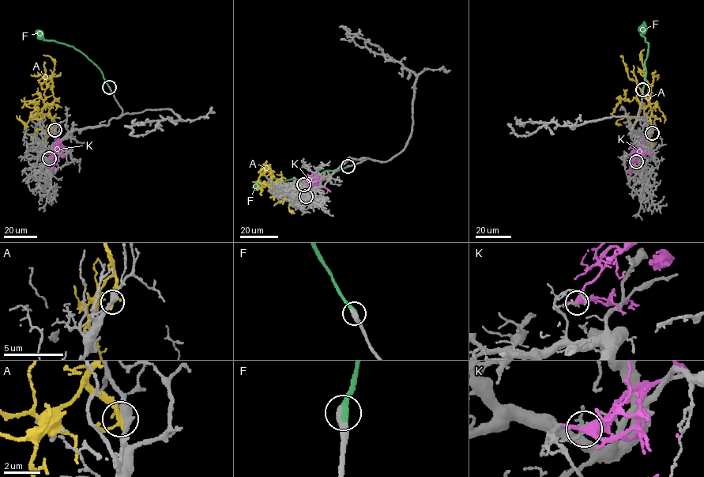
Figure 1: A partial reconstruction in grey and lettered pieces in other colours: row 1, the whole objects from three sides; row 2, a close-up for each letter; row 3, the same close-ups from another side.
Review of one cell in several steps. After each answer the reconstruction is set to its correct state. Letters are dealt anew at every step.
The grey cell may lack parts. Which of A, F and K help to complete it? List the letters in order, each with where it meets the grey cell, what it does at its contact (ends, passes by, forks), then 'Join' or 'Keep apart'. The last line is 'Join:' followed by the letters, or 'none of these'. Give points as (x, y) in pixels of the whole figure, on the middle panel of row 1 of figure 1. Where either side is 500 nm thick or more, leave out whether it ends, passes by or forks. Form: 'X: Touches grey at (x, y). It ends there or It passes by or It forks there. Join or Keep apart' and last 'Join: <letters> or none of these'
A: Touches grey at (306, 196). It passes by. Keep apart
F: Touches grey at (348, 166). It ends there. Join
K: Touches grey at (303, 184). It passes by. Keep apart
Join: F

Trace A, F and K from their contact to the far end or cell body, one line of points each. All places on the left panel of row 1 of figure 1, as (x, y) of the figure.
A: (54, 130), (49, 109), (46, 106), (39, 109), (33, 100), (37, 103), (26, 105), (35, 108), (33, 117)
F: (109, 87), (101, 71), (80, 52), (63, 43), (45, 40), (35, 31)
K: (49, 158), (59, 149), (69, 149)

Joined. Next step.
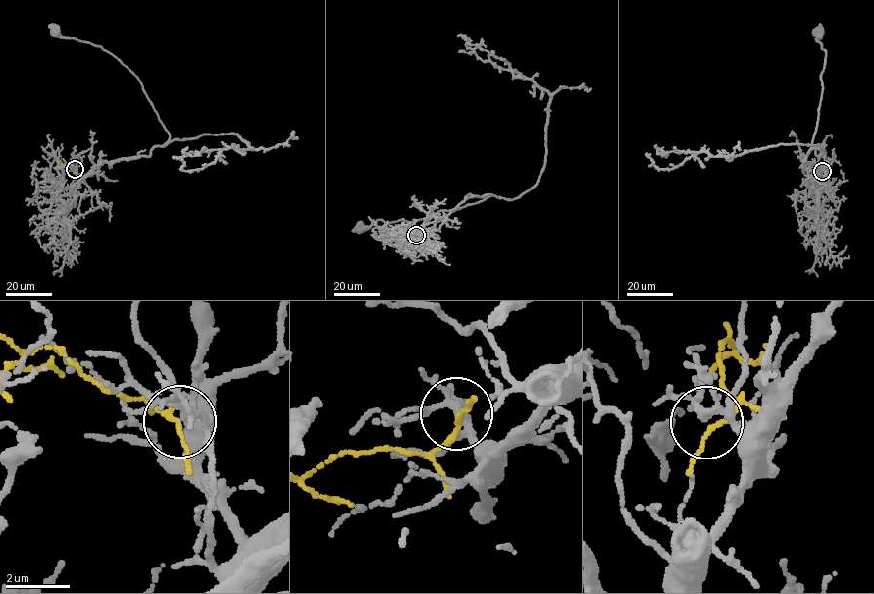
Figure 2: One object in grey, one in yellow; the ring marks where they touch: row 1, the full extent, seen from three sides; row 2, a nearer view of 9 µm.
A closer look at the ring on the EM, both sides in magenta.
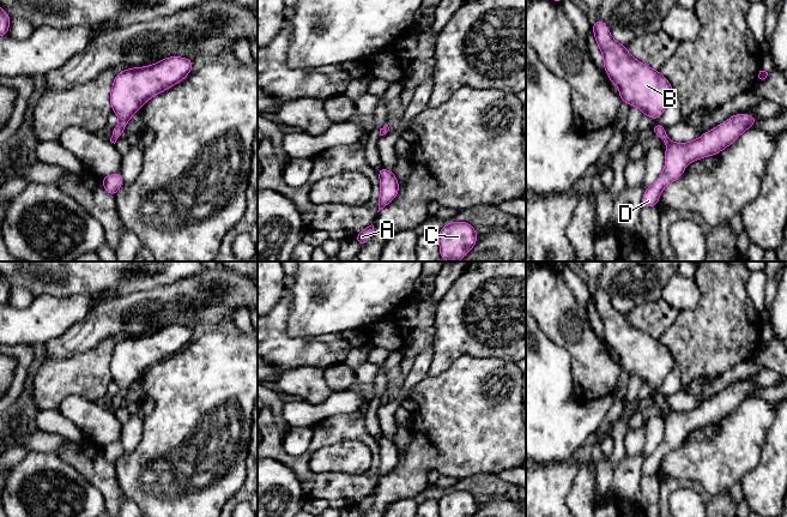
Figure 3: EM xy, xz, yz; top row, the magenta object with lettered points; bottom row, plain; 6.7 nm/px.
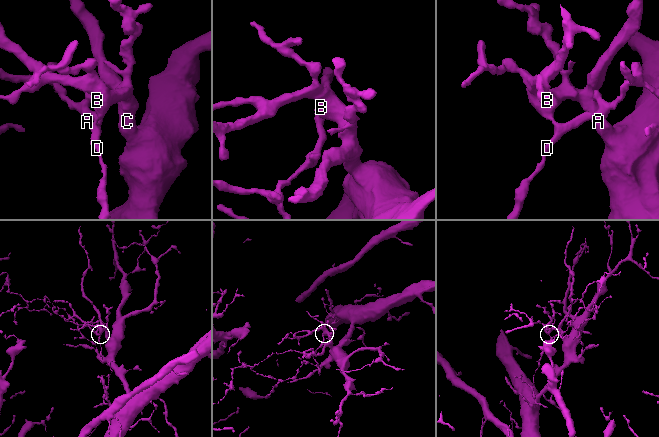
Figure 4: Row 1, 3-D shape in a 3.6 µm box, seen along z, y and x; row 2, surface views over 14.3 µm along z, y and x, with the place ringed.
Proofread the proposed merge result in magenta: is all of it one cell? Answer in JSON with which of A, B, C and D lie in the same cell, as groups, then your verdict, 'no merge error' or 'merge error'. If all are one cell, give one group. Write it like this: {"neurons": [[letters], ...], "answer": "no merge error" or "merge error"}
{"neurons": [["A", "B", "C", "D"]], "answer": "no merge error"}

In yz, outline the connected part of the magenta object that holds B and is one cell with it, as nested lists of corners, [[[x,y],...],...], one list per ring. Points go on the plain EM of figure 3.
[[[598,287],[592,295],[599,314],[606,343],[618,355],[619,367],[629,375],[636,374],[642,383],[659,387],[666,375],[674,369],[668,349],[648,333],[636,329],[625,314],[618,312],[606,293]]]

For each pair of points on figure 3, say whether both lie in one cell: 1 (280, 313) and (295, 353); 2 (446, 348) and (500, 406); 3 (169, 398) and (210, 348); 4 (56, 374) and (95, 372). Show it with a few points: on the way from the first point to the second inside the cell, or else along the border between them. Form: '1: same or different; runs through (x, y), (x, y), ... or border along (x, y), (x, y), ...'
1: same; runs through (280, 323), (280, 338), (285, 343)
2: different; border along (485, 359), (460, 355), (448, 367), (434, 376)
3: same; runs through (181, 386), (207, 360)
4: same; runs through (66, 374), (85, 374)

